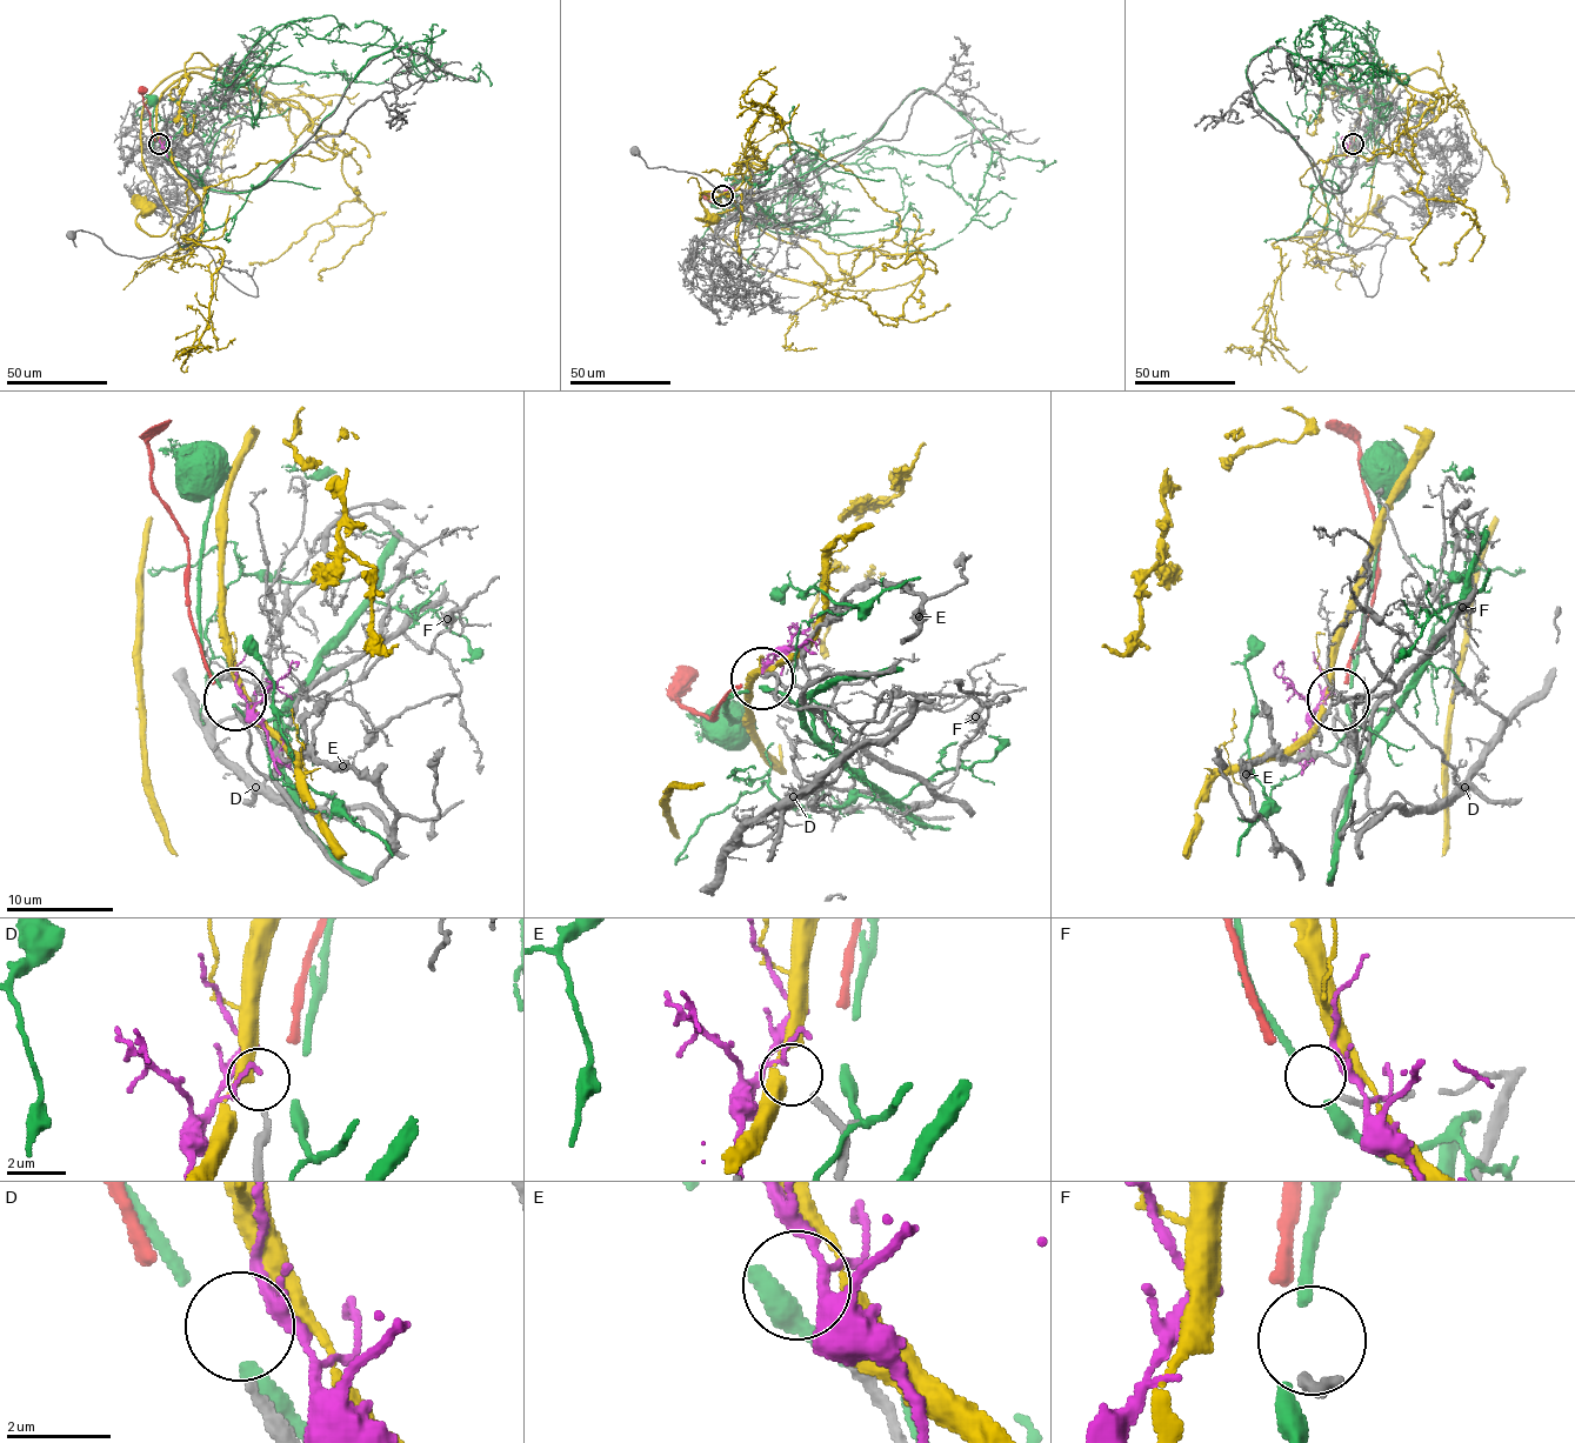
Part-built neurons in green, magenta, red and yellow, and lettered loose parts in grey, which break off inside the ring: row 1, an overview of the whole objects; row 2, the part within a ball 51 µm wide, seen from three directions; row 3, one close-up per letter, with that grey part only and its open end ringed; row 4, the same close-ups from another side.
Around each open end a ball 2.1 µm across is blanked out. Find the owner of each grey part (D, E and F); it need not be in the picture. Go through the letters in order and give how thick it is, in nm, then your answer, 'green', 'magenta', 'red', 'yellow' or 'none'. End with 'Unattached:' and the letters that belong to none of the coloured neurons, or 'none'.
D: calibre 200 nm; none
E: calibre 240 nm; none
F: calibre 200 nm; none
Unattached: D, E, F

